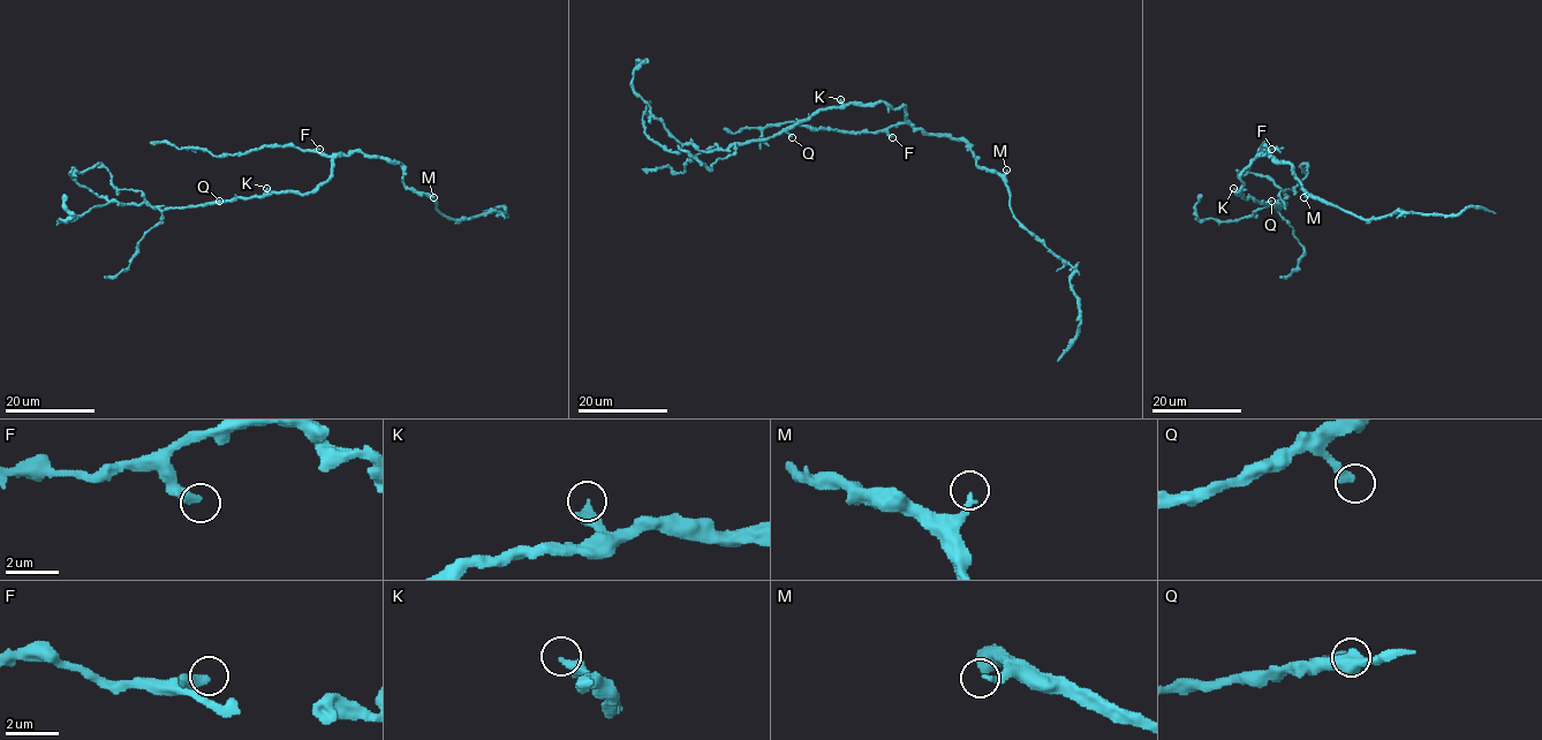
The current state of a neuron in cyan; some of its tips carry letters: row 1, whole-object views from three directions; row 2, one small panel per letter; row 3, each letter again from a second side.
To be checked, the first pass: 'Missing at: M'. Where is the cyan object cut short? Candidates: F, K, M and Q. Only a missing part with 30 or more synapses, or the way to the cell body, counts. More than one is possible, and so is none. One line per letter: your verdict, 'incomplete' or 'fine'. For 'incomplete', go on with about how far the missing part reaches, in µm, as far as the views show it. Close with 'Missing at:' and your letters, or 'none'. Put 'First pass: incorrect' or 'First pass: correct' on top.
First pass: incorrect
F: fine
K: fine
M: fine
Q: fine
Missing at: none

